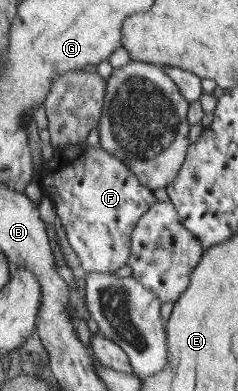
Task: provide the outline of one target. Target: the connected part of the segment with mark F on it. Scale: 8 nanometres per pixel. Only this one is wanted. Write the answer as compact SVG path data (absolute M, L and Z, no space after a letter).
M83 142L64 150L64 163L59 161L48 170L48 189L54 195L57 217L65 228L68 242L78 256L81 266L88 272L114 273L128 264L131 256L132 234L141 217L149 211L157 197L153 189L143 185L139 177L121 159L107 152L101 143L95 146Z

